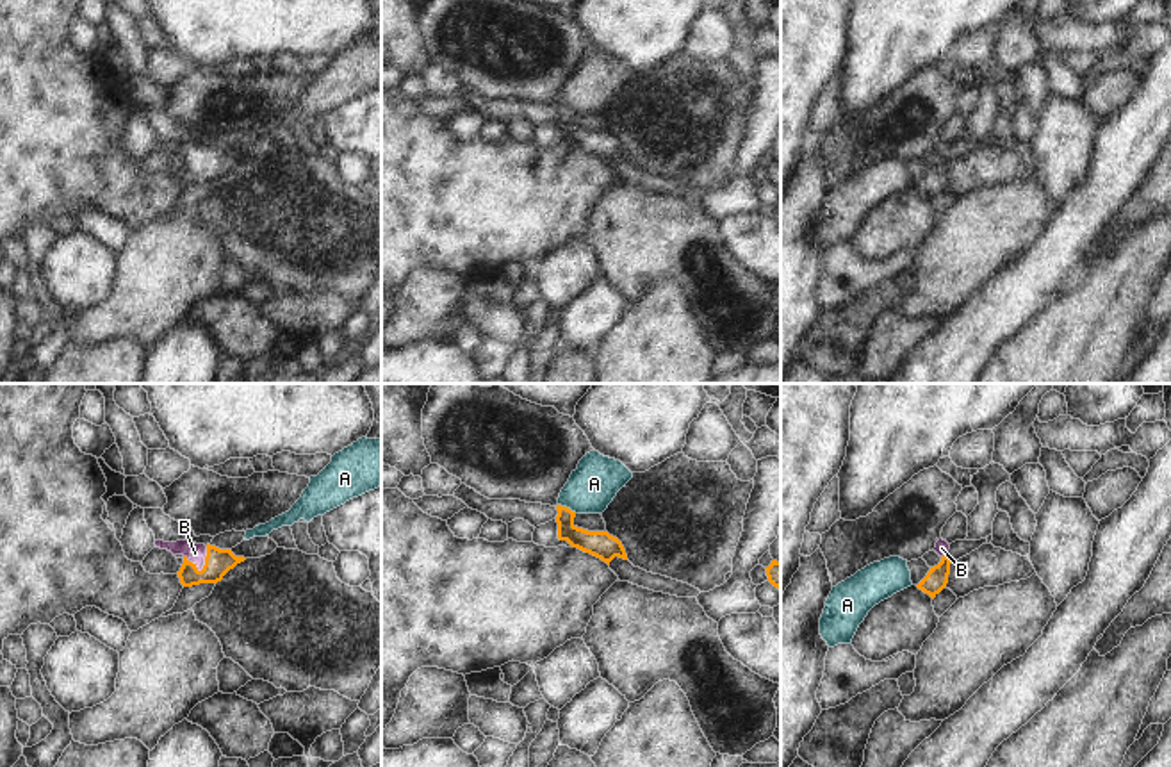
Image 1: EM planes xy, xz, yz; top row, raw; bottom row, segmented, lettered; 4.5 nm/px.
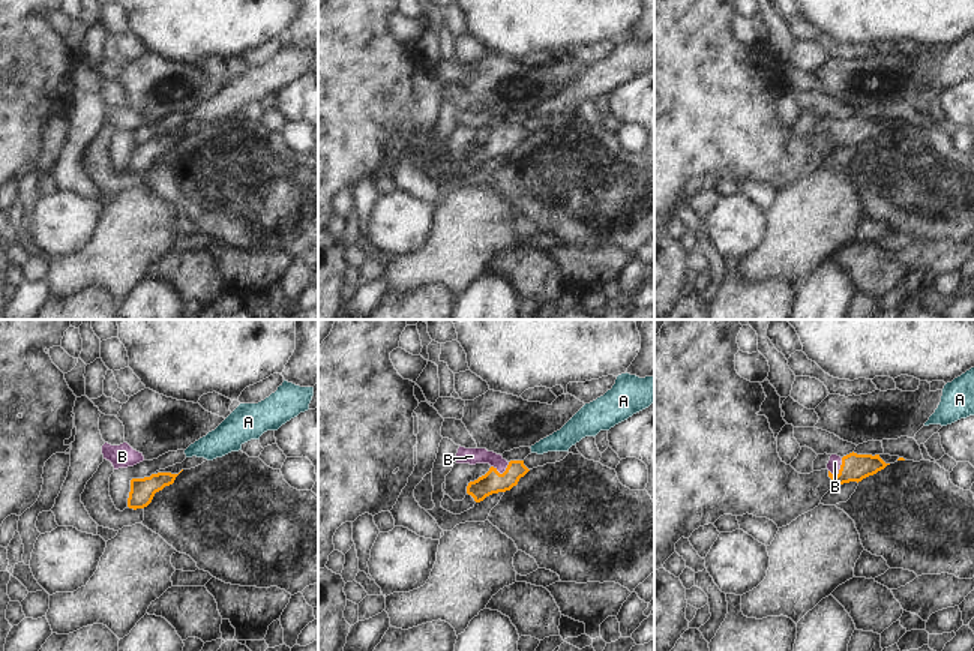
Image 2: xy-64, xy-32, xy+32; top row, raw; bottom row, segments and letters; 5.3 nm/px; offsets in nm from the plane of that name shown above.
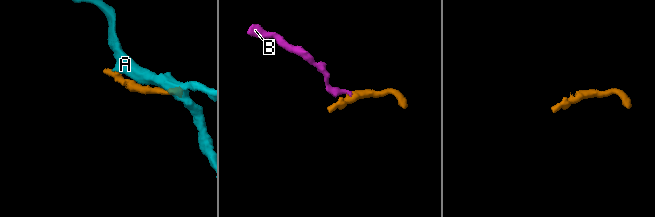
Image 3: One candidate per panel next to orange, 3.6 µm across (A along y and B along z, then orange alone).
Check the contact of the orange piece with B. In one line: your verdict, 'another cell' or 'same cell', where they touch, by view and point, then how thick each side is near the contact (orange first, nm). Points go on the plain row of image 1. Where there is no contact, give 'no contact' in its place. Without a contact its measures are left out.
same cell | xy (205, 159) | 120/90 nm

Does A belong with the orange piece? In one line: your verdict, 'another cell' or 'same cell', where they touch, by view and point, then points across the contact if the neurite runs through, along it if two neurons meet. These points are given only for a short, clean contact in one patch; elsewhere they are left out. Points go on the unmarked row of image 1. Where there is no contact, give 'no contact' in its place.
another cell; meets orange in xz at (565, 107); border along xz (558, 104), (576, 113)

